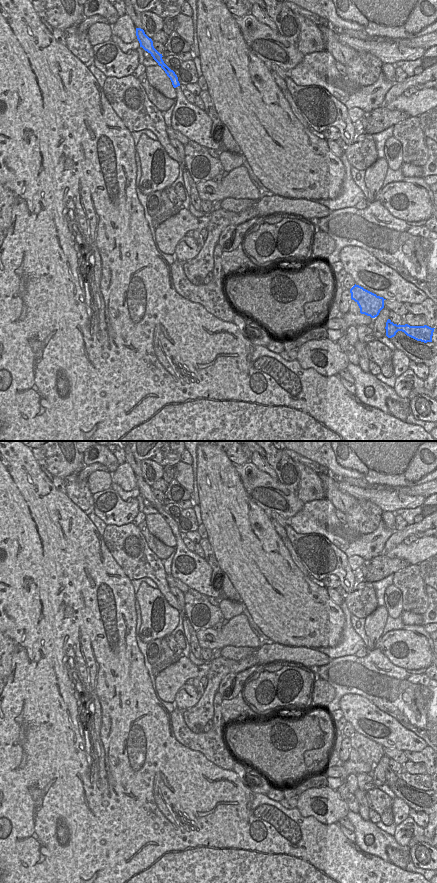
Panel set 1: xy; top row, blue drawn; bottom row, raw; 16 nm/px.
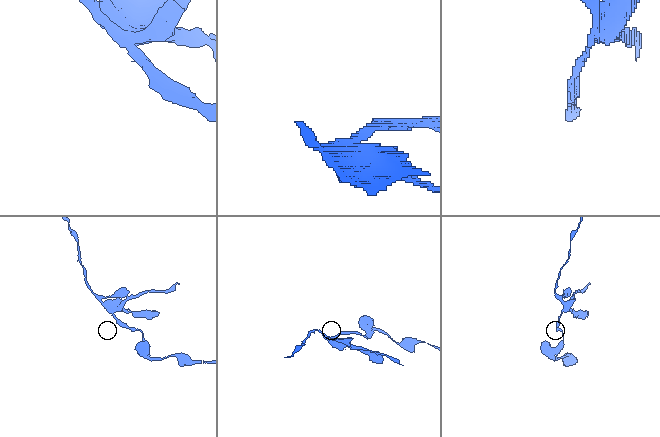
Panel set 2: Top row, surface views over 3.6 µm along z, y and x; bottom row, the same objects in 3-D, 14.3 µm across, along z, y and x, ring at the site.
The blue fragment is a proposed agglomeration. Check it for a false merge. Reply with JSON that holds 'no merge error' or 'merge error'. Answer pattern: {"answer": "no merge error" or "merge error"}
{"answer": "merge error"}

